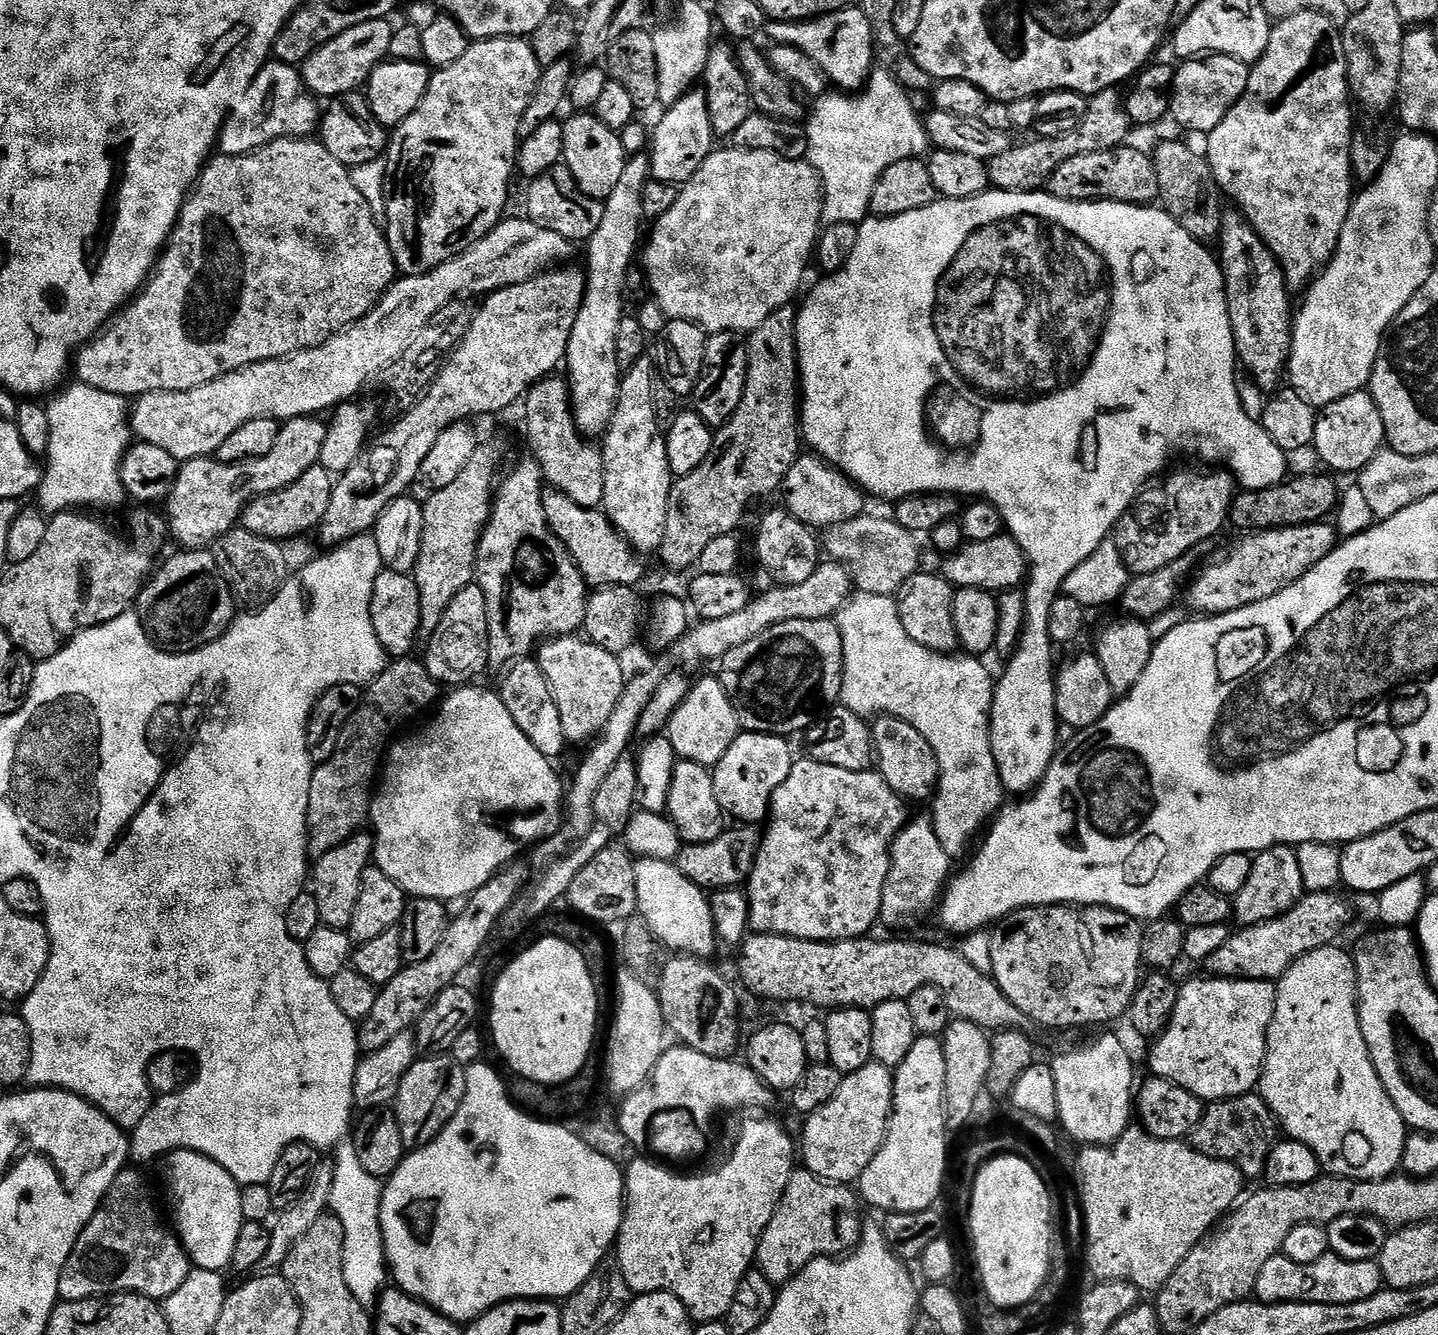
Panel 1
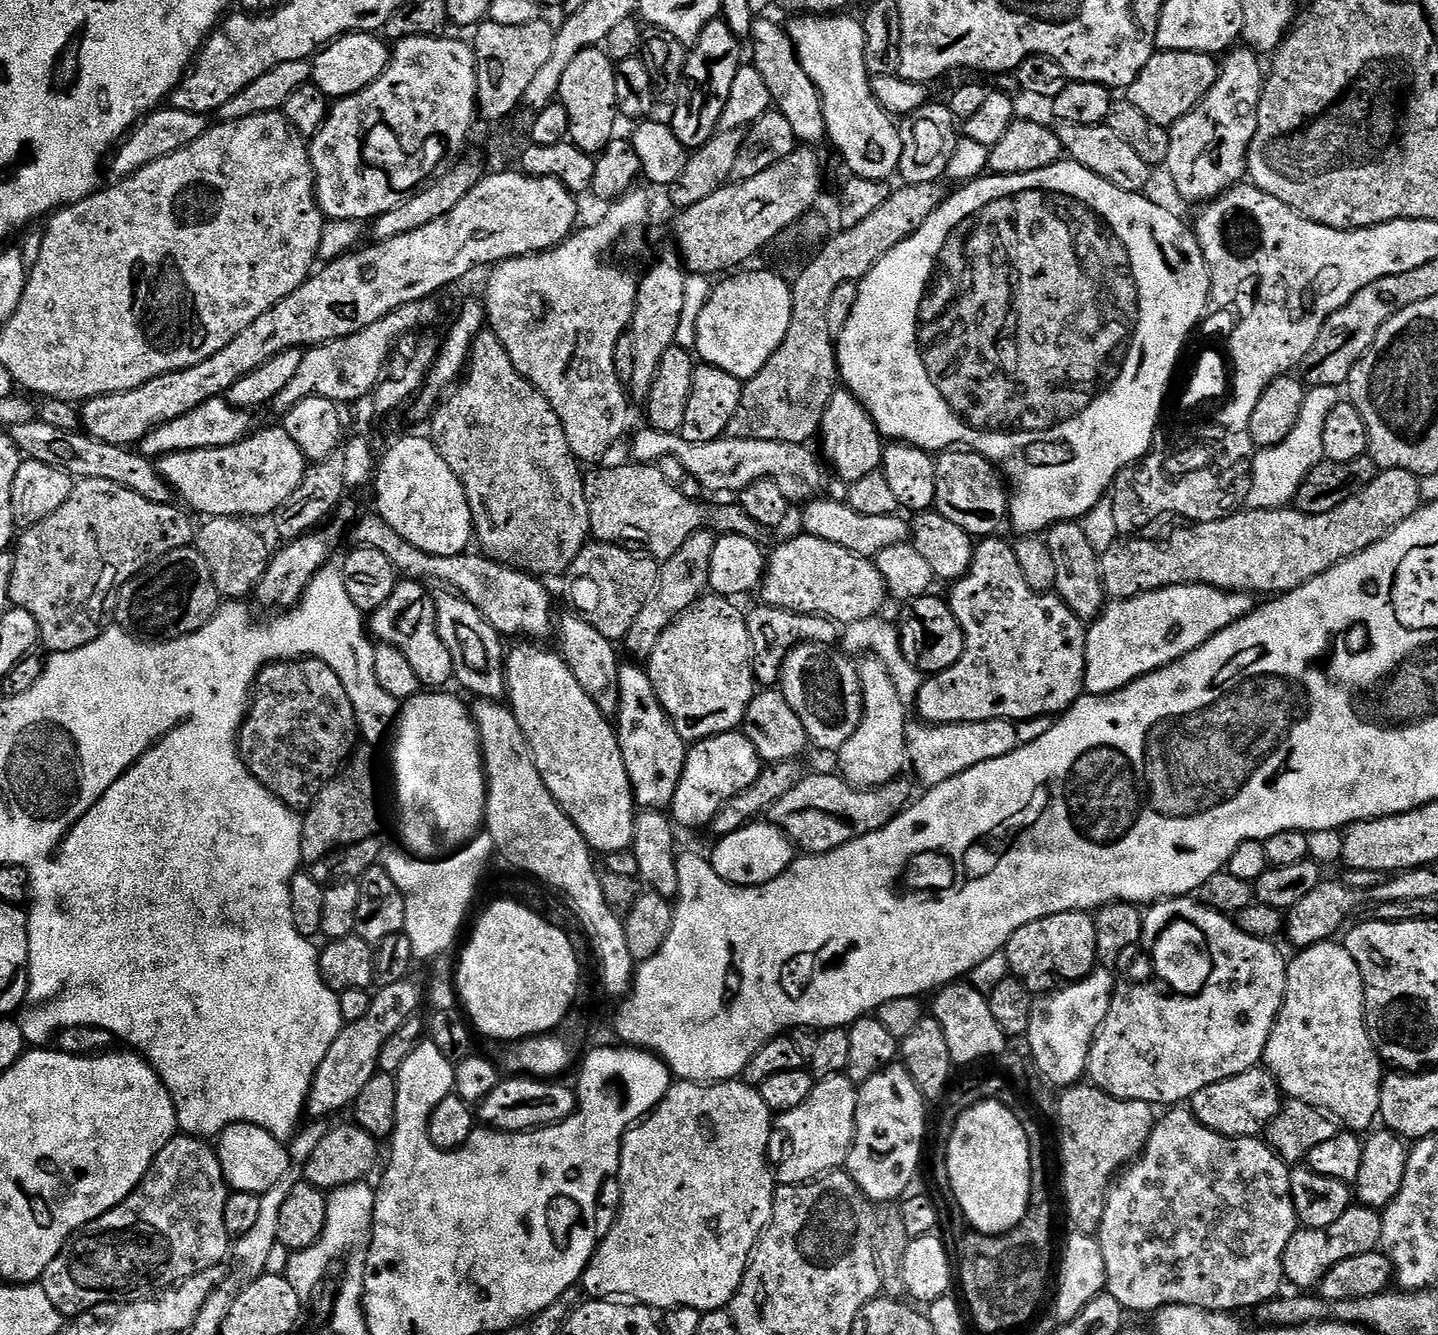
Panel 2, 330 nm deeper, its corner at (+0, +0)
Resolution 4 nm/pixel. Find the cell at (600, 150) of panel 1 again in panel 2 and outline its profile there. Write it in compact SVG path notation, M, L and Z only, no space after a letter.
M603 47L587 48L578 54L566 66L566 74L562 74L560 95L558 102L570 114L570 130L568 131L571 143L589 154L599 154L604 147L617 135L616 120L618 109L614 98L614 78L616 65L612 63L611 55Z

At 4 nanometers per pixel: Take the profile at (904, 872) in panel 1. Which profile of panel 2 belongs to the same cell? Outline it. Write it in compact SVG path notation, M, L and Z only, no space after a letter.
M875 658L861 660L864 661L859 661L858 671L860 685L864 687L864 714L850 742L840 747L838 772L855 788L886 788L890 784L897 783L905 775L910 764L908 758L909 705L898 694L898 686L894 686L894 678L883 662Z

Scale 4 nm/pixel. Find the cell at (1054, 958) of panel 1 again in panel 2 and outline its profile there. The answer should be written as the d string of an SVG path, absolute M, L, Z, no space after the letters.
M1063 912L1038 918L1008 939L1008 971L1034 994L1051 994L1061 986L1077 984L1097 967L1096 921L1088 912Z

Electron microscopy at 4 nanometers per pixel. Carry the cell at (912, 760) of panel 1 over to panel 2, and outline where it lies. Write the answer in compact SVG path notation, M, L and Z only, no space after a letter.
M797 644L785 656L778 681L779 691L790 702L790 710L802 718L809 741L832 754L850 742L864 714L864 687L860 685L857 665L851 664L843 651L836 650L827 644Z

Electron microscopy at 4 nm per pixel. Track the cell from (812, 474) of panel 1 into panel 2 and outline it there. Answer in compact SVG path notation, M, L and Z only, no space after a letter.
M838 390L830 398L824 421L820 423L819 435L824 436L823 459L832 463L835 474L841 481L852 485L859 479L866 478L871 472L881 467L884 458L885 441L876 429L870 414L847 390Z

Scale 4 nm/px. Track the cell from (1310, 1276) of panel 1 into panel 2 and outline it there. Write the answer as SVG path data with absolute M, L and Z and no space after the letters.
M1353 1206L1325 1228L1297 1227L1294 1238L1286 1242L1286 1254L1282 1258L1284 1278L1296 1290L1312 1290L1319 1285L1320 1280L1338 1262L1346 1262L1346 1258L1355 1258L1357 1254L1374 1252L1380 1248L1382 1238L1383 1215L1377 1209L1363 1206Z

